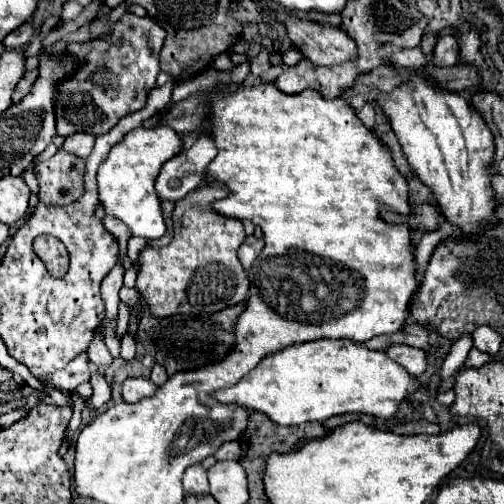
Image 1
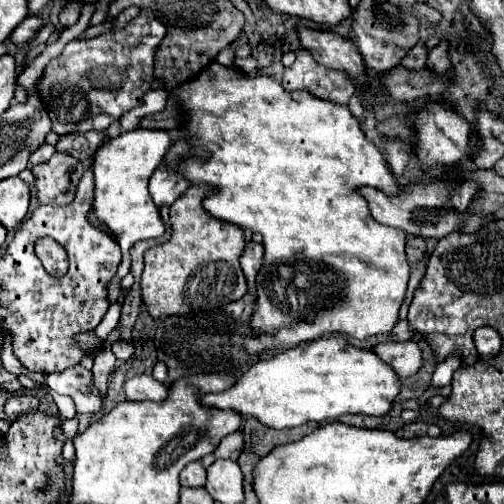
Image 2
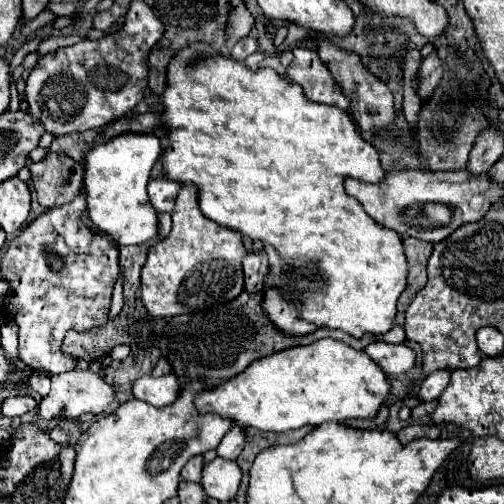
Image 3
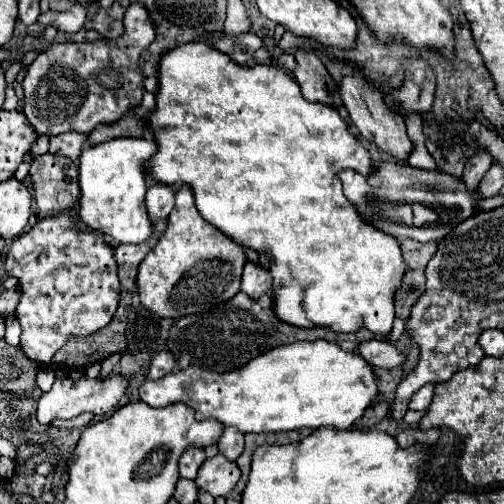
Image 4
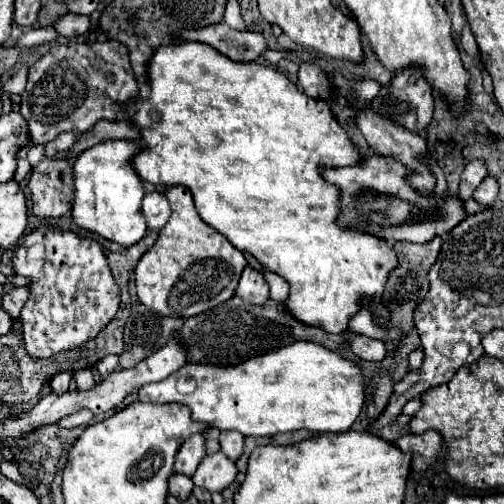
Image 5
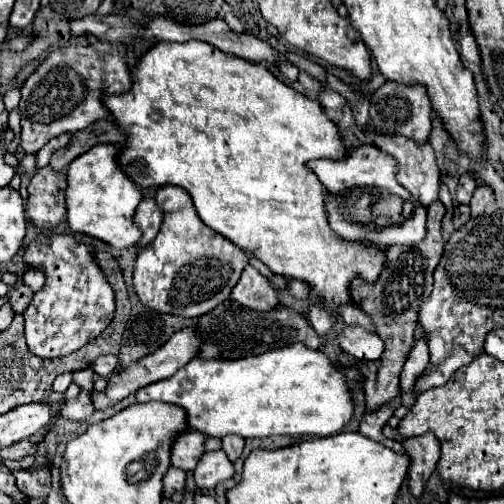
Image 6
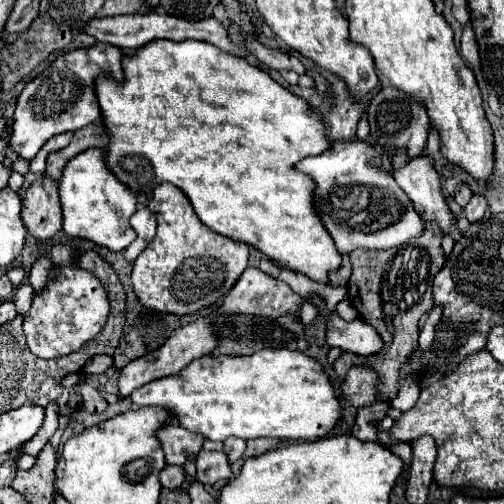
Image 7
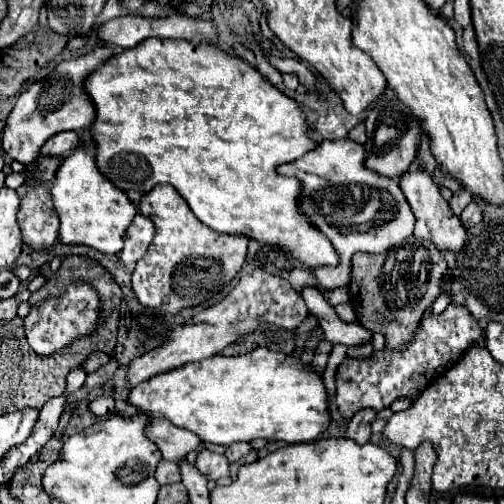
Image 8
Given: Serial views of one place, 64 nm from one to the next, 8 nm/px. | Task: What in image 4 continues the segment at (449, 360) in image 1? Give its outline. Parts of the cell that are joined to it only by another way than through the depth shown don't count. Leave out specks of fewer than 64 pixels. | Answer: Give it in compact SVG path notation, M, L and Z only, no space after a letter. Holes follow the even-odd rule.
M426 384L422 386L410 400L410 410L426 410L432 402L432 396L434 396L434 388L436 384Z

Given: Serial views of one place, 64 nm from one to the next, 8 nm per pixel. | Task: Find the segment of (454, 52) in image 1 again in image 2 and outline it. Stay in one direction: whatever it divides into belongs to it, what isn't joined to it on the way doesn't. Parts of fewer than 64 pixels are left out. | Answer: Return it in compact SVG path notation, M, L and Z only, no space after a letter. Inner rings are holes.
M442 40L438 46L434 46L428 54L428 68L434 68L434 72L442 74L452 68L450 64L450 44Z

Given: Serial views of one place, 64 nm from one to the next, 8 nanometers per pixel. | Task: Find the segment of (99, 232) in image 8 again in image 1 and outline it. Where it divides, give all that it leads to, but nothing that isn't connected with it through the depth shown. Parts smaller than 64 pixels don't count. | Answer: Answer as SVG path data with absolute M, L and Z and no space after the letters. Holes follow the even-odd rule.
M156 126L152 130L146 128L134 128L132 132L128 132L124 136L124 140L120 144L116 144L108 158L100 164L98 168L98 192L100 192L100 202L106 210L106 214L116 216L118 220L122 220L130 230L132 236L142 236L148 240L158 240L166 234L166 224L164 224L164 216L162 216L162 202L156 196L156 176L160 174L160 168L164 166L164 162L168 162L172 156L176 156L182 150L182 138L168 126Z

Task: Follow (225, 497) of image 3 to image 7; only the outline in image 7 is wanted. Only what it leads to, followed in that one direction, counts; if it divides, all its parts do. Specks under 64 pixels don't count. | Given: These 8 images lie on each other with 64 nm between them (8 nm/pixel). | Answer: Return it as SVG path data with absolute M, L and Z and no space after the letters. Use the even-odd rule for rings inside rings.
M200 452L196 458L196 480L204 486L214 486L218 480L228 480L232 476L230 462L224 452Z

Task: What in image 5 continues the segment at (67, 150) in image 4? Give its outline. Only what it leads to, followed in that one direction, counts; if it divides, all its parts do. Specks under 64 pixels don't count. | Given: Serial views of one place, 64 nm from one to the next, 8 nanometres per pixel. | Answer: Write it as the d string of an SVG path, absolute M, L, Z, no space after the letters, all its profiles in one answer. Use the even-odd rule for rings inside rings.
M66 132L66 134L56 136L56 140L50 140L46 144L46 156L54 158L58 152L68 152L68 148L72 148L72 144L76 144L76 140L78 140L78 136L74 132Z

